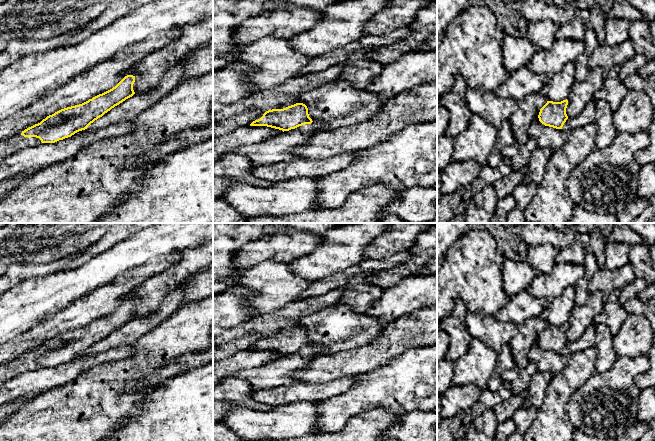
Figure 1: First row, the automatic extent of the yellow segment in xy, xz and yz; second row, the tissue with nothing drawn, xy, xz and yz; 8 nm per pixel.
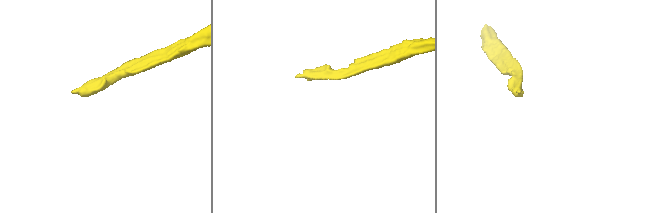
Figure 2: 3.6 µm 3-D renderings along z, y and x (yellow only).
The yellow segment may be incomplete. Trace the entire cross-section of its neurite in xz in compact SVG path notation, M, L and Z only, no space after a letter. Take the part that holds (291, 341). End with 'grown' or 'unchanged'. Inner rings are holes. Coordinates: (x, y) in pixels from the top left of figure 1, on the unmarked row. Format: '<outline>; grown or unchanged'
M296 327L283 333L268 334L250 350L267 350L284 356L312 346L307 330L303 327Z; unchanged

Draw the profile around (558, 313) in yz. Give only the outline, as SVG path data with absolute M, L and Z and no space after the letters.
M570 286L557 298L551 301L550 306L540 318L548 325L561 326L568 324L571 312L575 305L575 286Z

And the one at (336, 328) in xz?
M341 302L297 319L297 327L307 330L312 345L322 346L321 350L316 351L318 353L348 351L369 344L381 334L387 324L366 313L358 313L350 305Z

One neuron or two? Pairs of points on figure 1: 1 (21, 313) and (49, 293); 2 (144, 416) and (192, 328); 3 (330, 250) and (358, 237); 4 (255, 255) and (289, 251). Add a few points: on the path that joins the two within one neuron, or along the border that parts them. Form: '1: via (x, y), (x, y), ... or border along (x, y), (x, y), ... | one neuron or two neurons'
1: via (28, 306), (35, 299), (42, 297) | one neuron
2: border along (160, 384), (143, 400) | two neurons
3: via (337, 250), (341, 247), (349, 247), (351, 244) | one neuron
4: via (263, 251), (281, 251) | one neuron

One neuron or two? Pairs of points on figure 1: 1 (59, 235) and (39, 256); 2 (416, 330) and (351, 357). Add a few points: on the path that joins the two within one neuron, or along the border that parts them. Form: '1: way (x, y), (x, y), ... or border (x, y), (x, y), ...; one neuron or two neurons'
1: way (54, 240), (43, 251); one neuron
2: way (400, 335), (381, 351), (367, 357); one neuron

